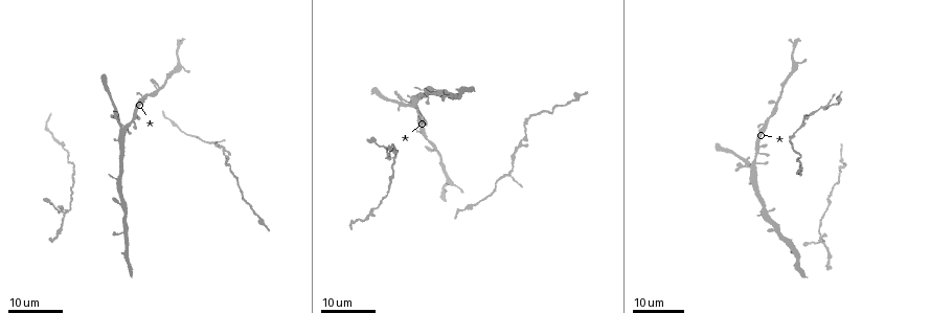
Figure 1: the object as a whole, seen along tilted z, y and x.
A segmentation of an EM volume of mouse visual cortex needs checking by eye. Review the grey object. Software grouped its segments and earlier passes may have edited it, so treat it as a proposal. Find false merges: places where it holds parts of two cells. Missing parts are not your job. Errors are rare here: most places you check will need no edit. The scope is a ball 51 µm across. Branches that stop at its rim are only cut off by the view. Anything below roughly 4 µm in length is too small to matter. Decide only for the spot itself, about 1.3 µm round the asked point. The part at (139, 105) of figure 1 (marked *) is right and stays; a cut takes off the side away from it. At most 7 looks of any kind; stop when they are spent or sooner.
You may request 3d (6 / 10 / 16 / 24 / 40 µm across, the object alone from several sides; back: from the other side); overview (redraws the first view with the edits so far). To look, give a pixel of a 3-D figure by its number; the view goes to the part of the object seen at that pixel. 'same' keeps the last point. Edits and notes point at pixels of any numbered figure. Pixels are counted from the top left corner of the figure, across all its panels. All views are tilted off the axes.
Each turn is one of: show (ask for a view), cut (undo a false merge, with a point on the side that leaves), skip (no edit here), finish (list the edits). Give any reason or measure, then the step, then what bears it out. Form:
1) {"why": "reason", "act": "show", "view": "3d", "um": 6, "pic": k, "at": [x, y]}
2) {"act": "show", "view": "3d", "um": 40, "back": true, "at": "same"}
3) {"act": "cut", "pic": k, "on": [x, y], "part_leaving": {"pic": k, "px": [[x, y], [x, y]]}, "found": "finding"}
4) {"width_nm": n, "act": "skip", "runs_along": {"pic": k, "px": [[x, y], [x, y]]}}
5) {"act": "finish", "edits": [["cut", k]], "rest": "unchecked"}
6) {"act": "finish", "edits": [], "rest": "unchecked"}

{"act": "show", "view": "3d", "um": 16, "pic": 1, "at": [451, 186]}

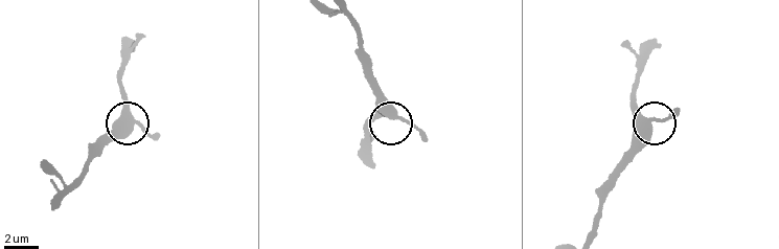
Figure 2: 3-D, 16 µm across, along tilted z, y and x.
{"act": "show", "view": "3d", "um": 6, "pic": 2, "at": [132, 120]}

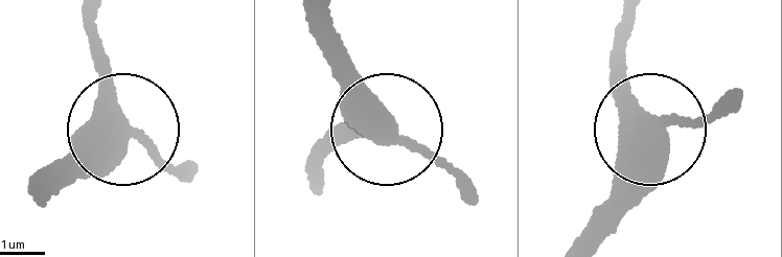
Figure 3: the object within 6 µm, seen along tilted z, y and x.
{"width_nm": 440, "act": "skip", "runs_along": {"pic": 3, "px": [[576, 239], [643, 126], [618, 66]]}, "found": "all the same cell"}

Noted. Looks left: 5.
{"act": "show", "view": "3d", "um": 24, "pic": 1, "at": [791, 246]}

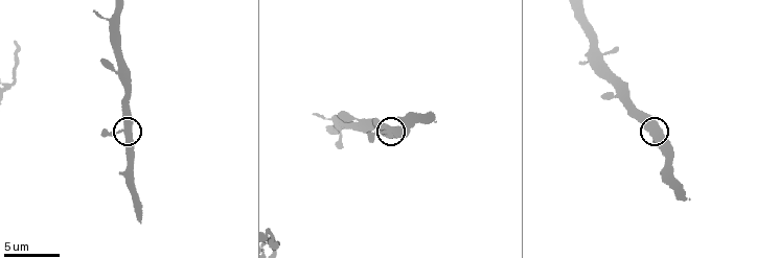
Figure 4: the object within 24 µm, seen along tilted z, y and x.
{"act": "show", "view": "3d", "um": 6, "pic": 4, "at": [654, 132]}

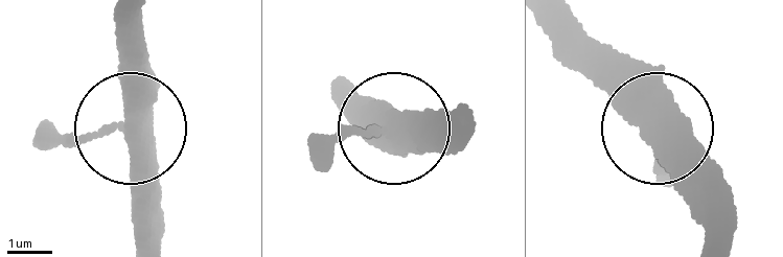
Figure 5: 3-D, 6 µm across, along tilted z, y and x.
{"arms": 3, "act": "skip", "runs_along": {"pic": 5, "px": [[118, 16], [129, 155], [148, 232]]}, "found": "one cell here"}

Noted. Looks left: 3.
{"act": "show", "view": "3d", "um": 16, "pic": 1, "at": [530, 116]}

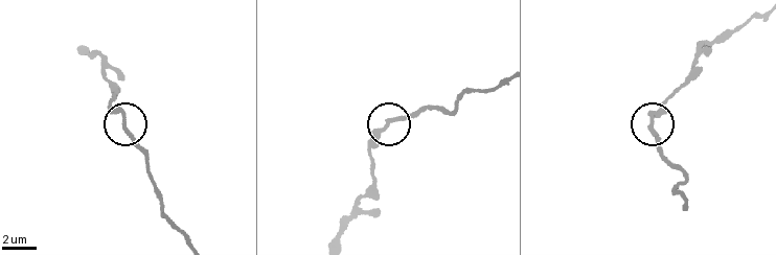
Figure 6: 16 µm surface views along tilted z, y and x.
{"act": "show", "view": "3d", "um": 10, "pic": 6, "at": [387, 123]}

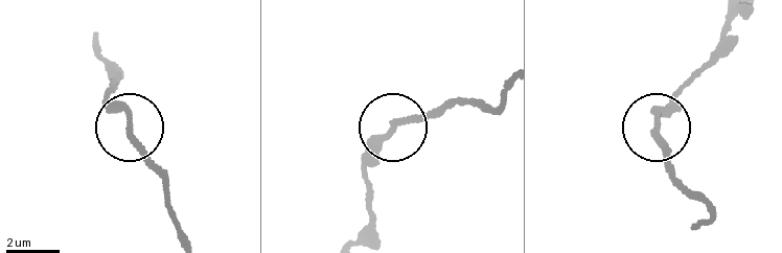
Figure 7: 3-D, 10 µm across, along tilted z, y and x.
{"act": "skip", "runs_along": {"pic": 7, "px": [[357, 238], [372, 210], [370, 151], [395, 122], [451, 104]]}, "found": "all the same cell"}

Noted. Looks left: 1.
{"act": "finish", "edits": [], "rest": "unchecked"}

